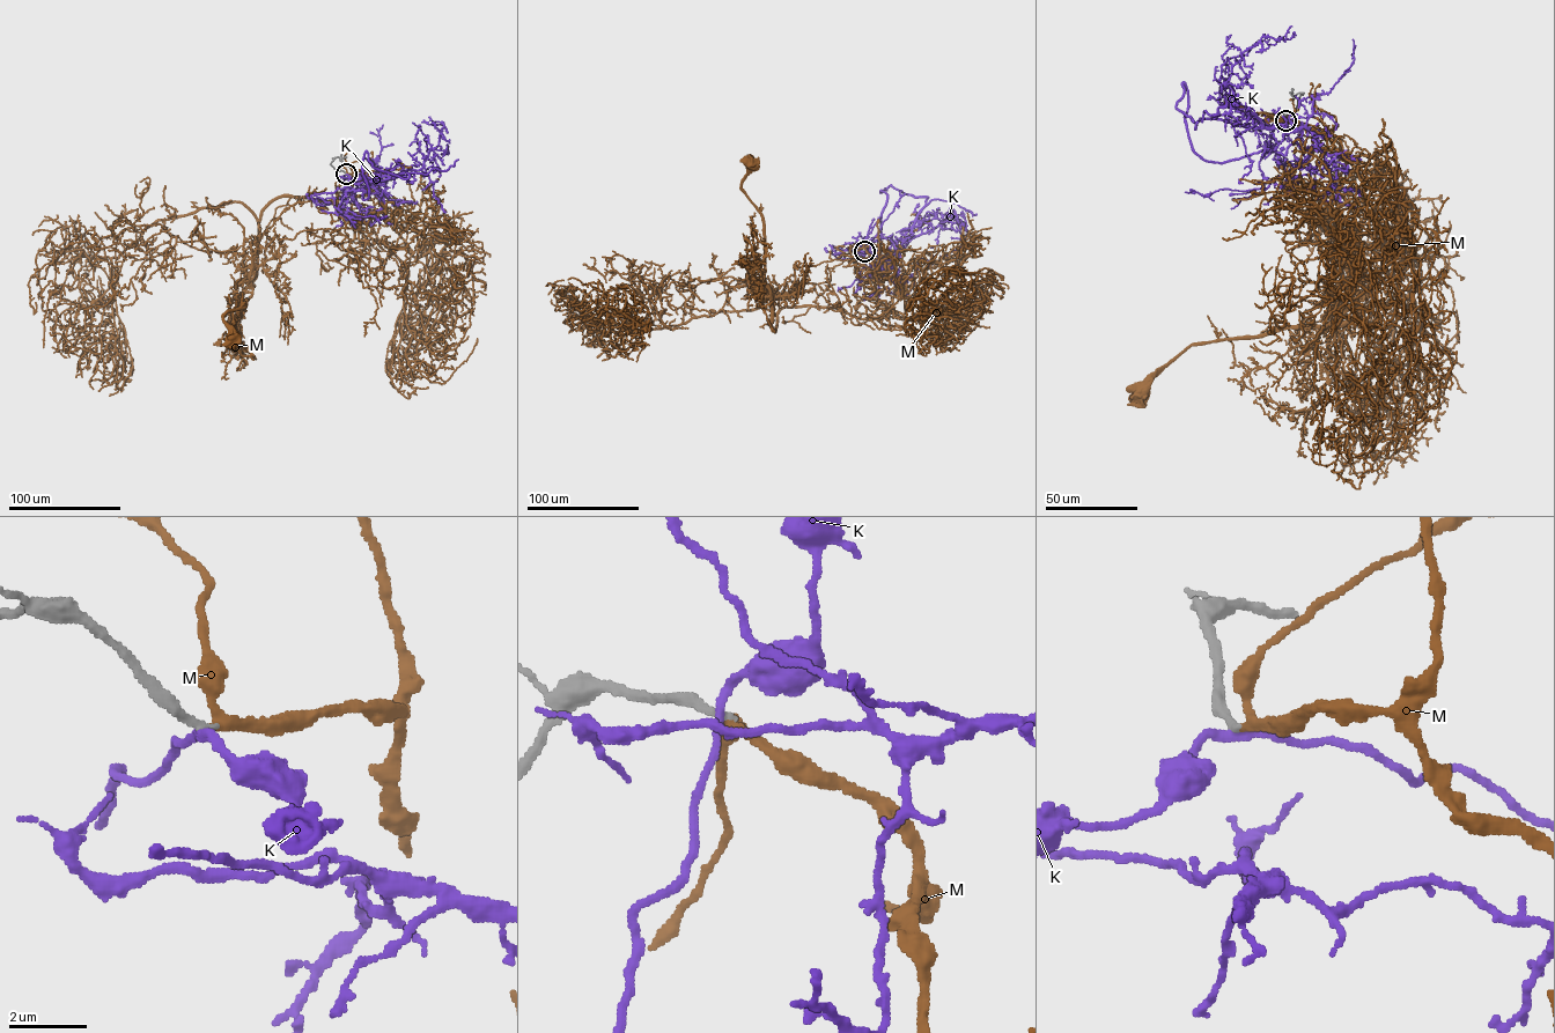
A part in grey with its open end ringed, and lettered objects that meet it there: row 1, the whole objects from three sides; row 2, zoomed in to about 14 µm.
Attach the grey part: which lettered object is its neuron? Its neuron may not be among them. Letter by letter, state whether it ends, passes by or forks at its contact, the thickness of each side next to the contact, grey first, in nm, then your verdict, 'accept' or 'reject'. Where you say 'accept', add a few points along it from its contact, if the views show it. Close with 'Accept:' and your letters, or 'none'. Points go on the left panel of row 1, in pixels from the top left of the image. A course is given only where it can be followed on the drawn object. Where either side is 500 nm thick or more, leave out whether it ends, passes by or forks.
K: it passes by | 240/200 nm | reject
M: it passes by | 220/200 nm | accept | via (346, 174), (373, 186), (374, 213), (290, 197), (275, 197), (262, 212), (252, 294), (223, 316), (231, 340)
Accept: M

